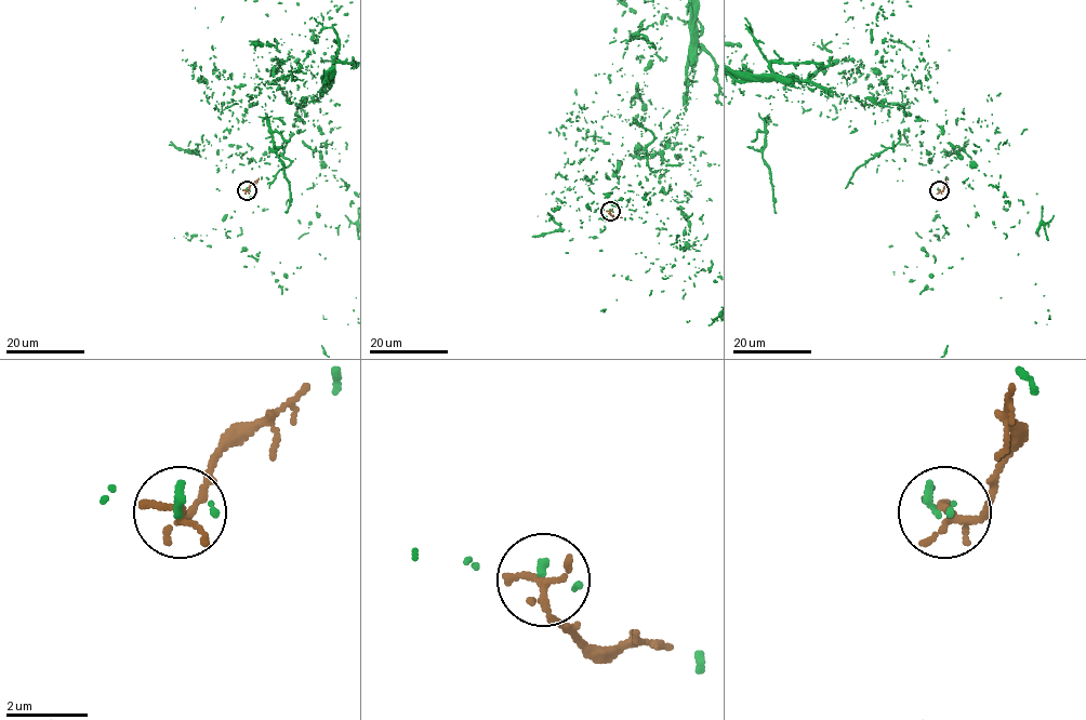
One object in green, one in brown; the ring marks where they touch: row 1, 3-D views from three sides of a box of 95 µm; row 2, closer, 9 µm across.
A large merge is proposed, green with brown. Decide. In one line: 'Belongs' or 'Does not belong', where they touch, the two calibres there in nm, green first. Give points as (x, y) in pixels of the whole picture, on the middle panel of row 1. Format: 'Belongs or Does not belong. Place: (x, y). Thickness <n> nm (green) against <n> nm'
Does not belong. Place: (610, 211). Thickness 180 nm (green) against 180 nm

